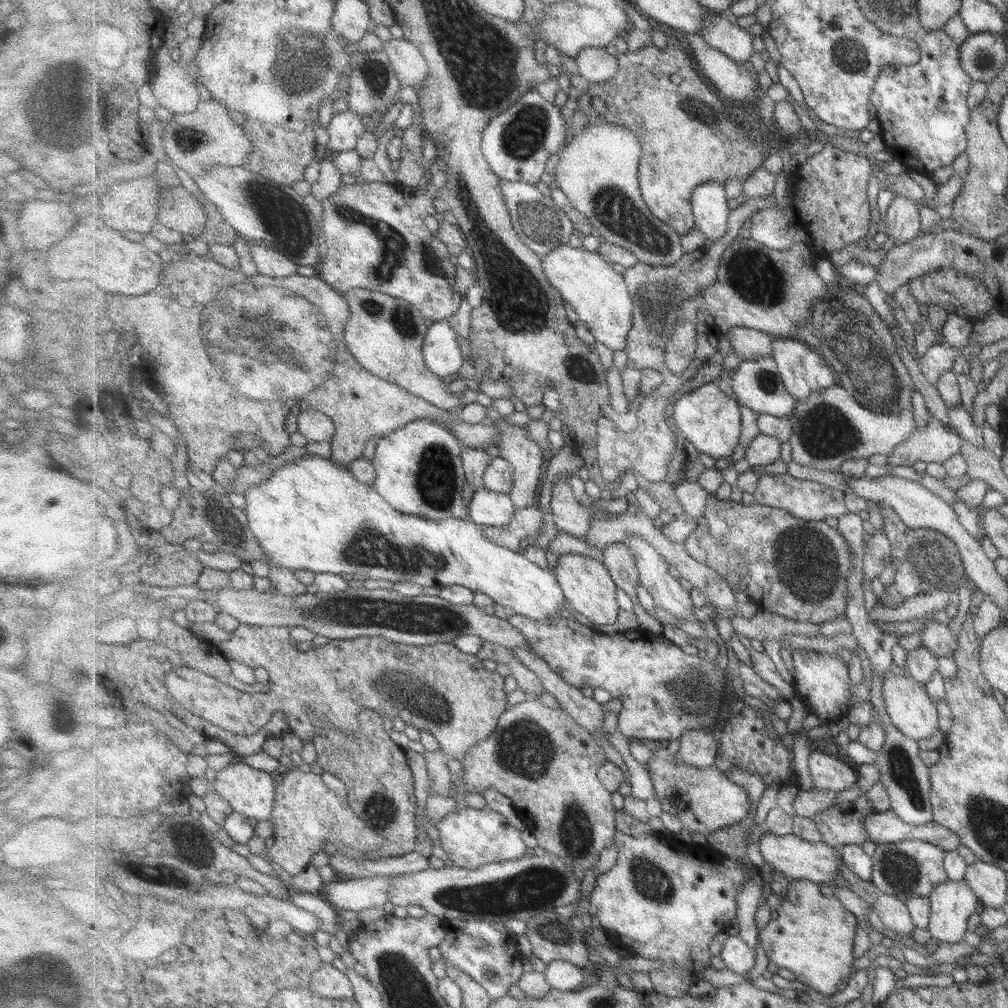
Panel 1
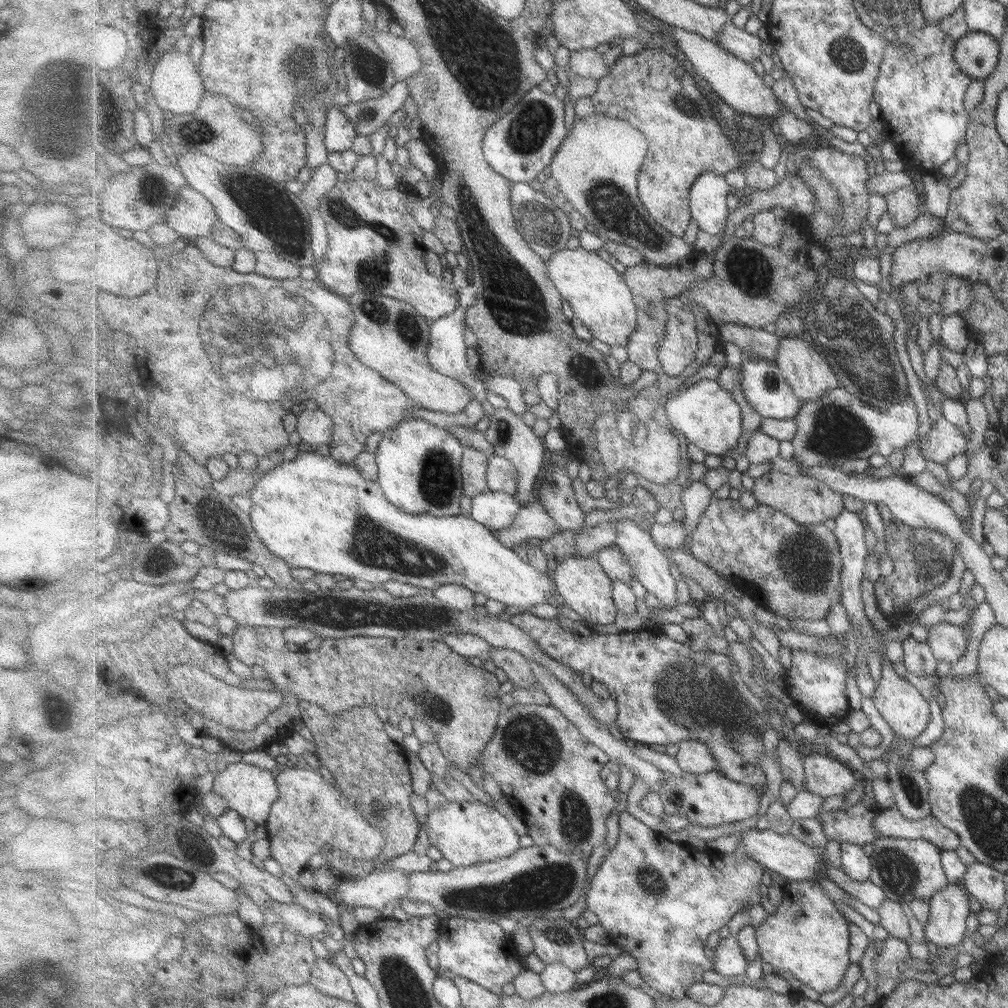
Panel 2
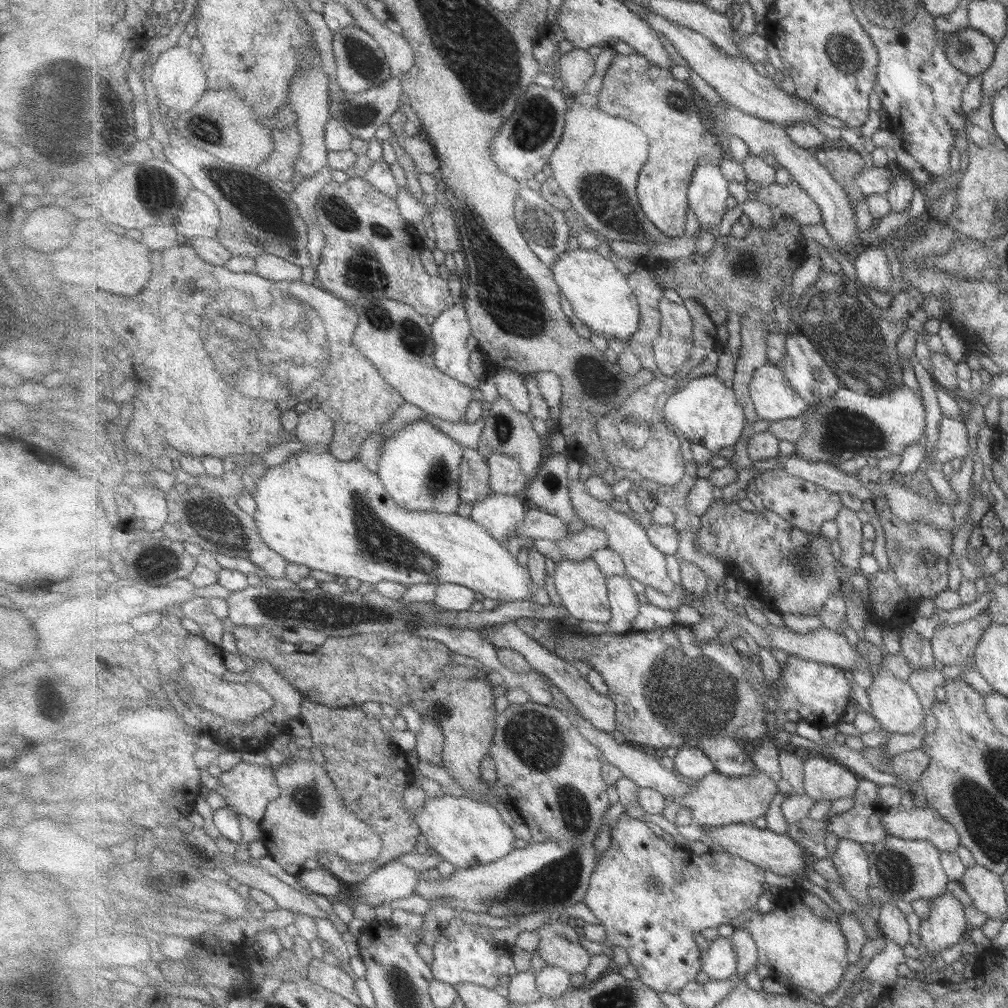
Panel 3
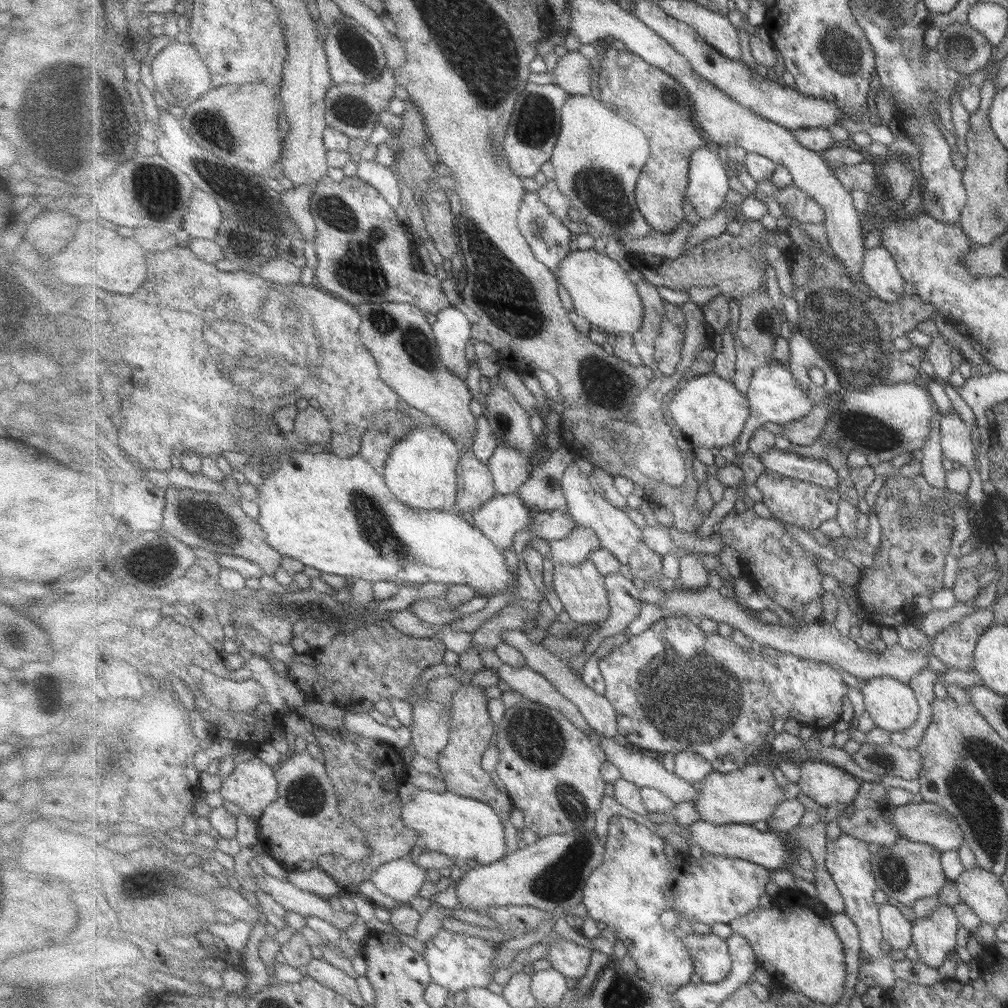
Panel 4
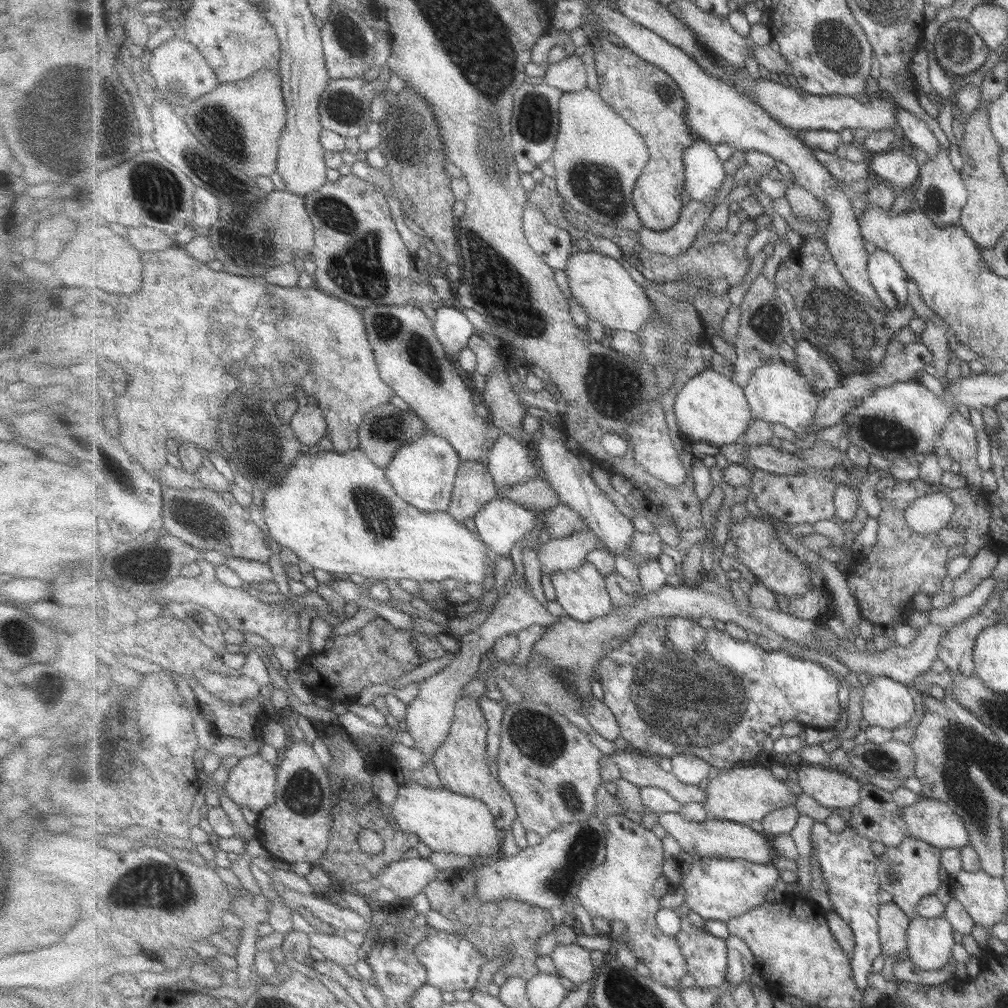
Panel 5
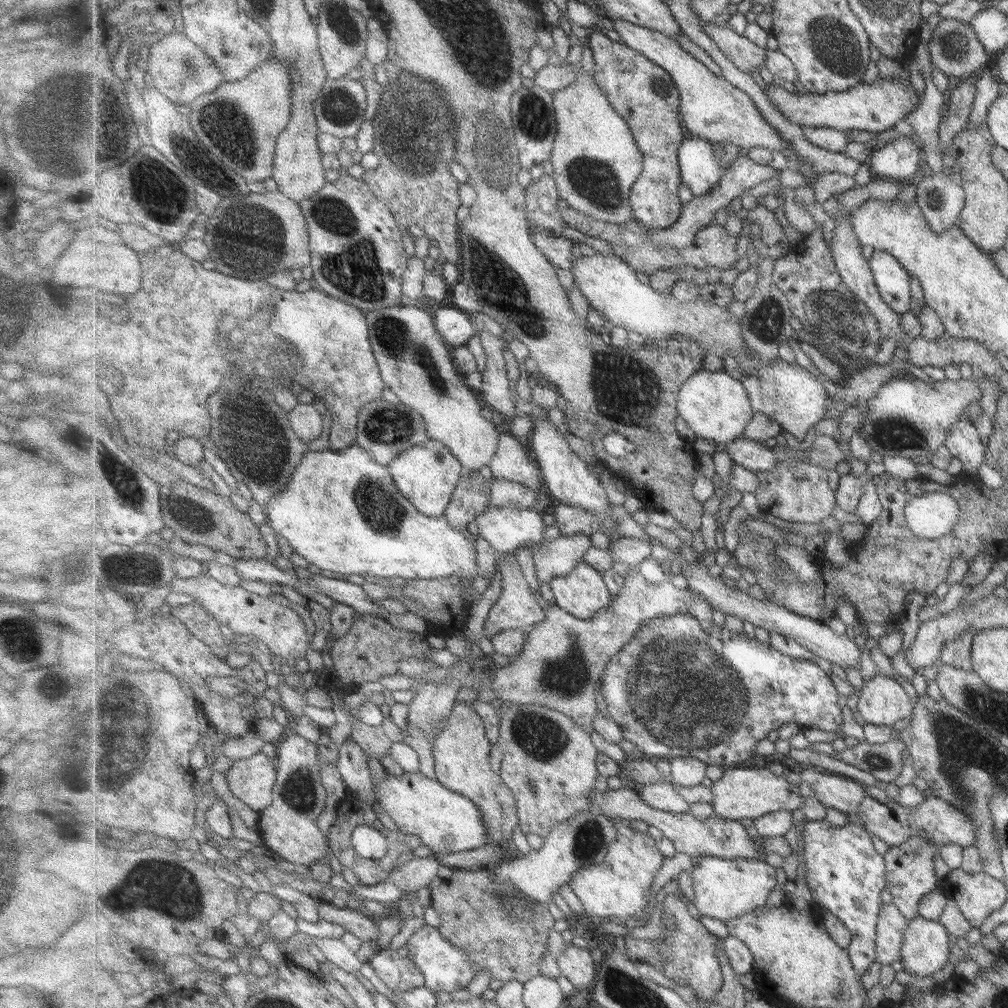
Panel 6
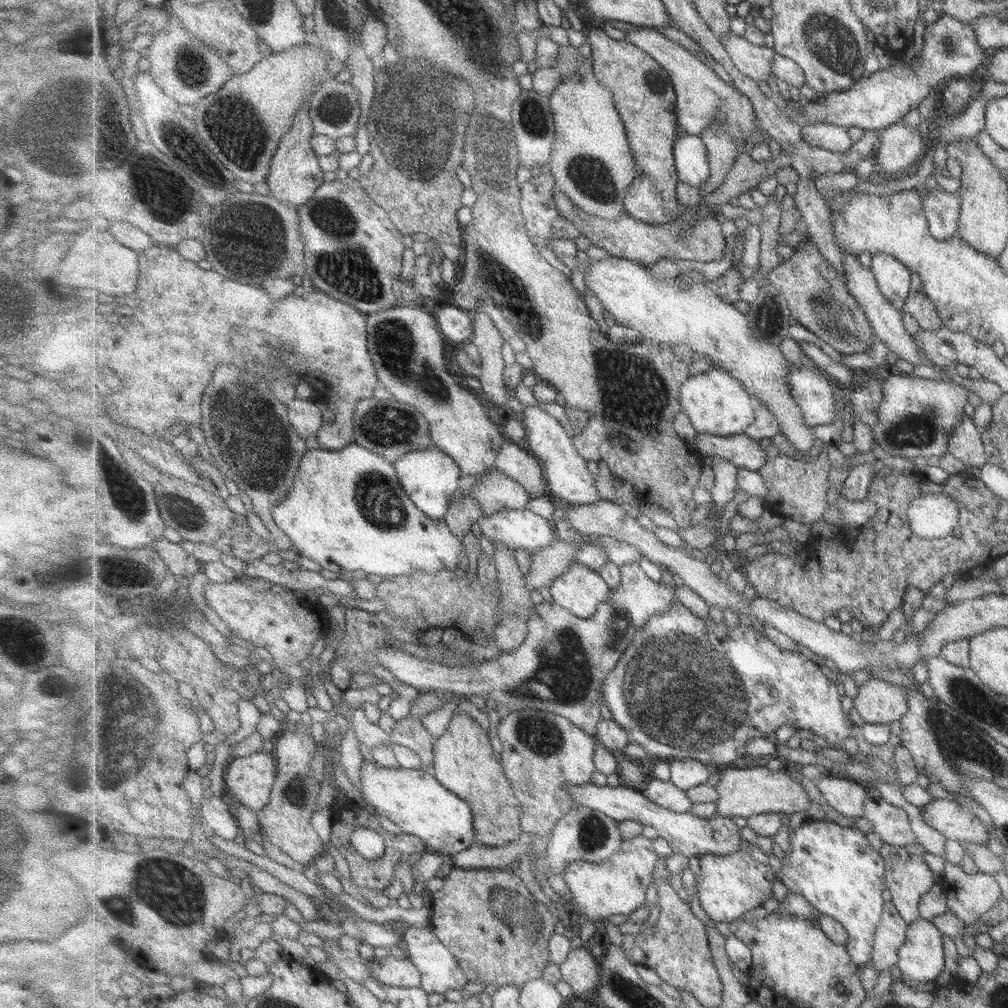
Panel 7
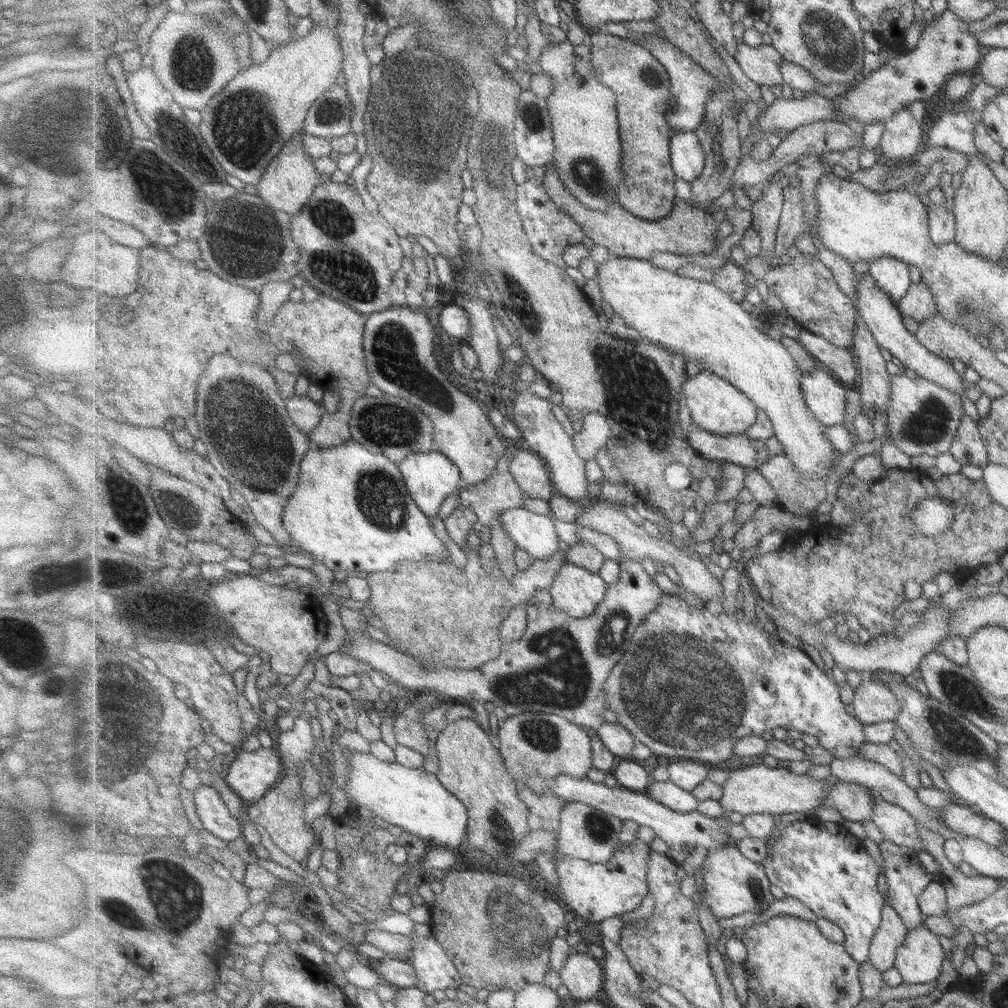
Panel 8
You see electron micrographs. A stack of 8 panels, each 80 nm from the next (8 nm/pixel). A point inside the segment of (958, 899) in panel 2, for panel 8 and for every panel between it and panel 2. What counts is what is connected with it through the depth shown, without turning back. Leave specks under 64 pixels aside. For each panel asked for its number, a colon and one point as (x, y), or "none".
3: (947, 922)
4: (935, 936)
5: (930, 941)
6: (926, 947)
7: (921, 958)
8: (920, 960)

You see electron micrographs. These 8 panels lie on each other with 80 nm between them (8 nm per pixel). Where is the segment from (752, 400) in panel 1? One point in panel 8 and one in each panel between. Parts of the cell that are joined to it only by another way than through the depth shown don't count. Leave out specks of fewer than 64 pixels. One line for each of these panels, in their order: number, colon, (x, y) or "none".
2: (764, 386)
3: (775, 400)
4: (775, 396)
5: (778, 393)
6: (787, 393)
7: (812, 391)
8: (825, 395)

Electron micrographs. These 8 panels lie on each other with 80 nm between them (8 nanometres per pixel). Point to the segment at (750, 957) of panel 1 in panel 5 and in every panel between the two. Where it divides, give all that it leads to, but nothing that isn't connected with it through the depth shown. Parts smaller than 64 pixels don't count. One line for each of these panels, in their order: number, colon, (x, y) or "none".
2: (729, 960)
3: (720, 962)
4: (714, 962)
5: (707, 956)

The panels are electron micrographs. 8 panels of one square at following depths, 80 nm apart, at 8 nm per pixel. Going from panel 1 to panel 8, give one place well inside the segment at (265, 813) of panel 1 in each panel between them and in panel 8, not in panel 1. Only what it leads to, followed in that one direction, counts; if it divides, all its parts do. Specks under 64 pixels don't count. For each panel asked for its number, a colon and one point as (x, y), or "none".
2: (251, 791)
3: (248, 788)
4: (253, 786)
5: (253, 783)
6: (252, 780)
7: (250, 780)
8: (252, 775)

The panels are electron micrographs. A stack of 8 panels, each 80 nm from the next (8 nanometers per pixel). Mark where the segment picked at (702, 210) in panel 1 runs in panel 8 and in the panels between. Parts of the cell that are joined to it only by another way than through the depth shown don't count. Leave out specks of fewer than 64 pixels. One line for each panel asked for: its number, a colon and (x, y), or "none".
2: (708, 197)
3: (709, 191)
4: (708, 189)
5: (705, 173)
6: (701, 170)
7: (691, 155)
8: (688, 158)

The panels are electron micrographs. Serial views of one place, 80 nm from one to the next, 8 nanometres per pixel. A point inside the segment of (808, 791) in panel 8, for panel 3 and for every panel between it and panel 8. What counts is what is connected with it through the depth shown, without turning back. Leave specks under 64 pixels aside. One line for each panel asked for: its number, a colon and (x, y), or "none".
3: (716, 800)
4: (751, 794)
5: (748, 794)
6: (741, 793)
7: (742, 793)

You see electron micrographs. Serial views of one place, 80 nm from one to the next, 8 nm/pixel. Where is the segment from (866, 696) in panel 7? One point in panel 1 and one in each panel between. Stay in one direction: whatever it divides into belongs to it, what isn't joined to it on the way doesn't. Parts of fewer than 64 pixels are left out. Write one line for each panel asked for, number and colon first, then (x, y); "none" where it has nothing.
1: (907, 703)
2: (901, 705)
3: (895, 705)
4: (893, 705)
5: (885, 703)
6: (883, 701)

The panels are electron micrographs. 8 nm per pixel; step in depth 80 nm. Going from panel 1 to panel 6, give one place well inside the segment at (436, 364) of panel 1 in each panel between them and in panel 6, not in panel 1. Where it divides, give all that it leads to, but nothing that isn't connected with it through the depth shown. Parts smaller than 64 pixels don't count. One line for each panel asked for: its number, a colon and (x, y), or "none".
2: (447, 351)
3: (451, 329)
4: (453, 331)
5: (451, 326)
6: (455, 326)

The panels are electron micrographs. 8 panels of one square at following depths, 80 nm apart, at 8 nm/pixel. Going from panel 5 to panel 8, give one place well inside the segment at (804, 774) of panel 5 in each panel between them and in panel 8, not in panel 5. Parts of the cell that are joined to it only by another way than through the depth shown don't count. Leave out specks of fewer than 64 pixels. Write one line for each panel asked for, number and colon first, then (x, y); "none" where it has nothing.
6: (844, 794)
7: (847, 797)
8: (854, 802)

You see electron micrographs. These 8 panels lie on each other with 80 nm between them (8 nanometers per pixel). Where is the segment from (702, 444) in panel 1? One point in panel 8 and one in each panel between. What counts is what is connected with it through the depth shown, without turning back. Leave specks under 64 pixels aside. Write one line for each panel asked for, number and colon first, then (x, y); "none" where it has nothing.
2: (705, 414)
3: (706, 411)
4: (710, 410)
5: (712, 407)
6: (715, 406)
7: (717, 404)
8: (718, 406)

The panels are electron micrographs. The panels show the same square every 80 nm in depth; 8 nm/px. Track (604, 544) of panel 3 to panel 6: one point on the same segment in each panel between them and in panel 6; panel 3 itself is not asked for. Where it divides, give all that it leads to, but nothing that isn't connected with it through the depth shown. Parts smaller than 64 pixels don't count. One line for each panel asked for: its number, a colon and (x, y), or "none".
4: (576, 547)
5: (559, 554)
6: (556, 558)

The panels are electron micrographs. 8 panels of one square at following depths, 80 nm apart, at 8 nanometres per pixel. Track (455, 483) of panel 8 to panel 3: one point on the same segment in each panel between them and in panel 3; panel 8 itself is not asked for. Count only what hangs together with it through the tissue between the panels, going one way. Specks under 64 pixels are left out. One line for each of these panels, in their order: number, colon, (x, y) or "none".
3: (419, 465)
4: (422, 469)
5: (423, 472)
6: (427, 475)
7: (431, 477)

